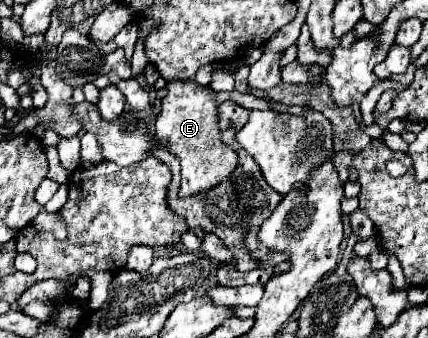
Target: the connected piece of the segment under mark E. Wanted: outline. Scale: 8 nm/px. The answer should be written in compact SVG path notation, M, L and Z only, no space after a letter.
M171 81L167 83L167 95L163 97L163 109L157 115L155 135L169 139L171 153L181 161L181 189L179 197L201 193L215 187L237 167L237 153L221 141L219 129L219 103L213 97L211 87L203 87L197 81Z

